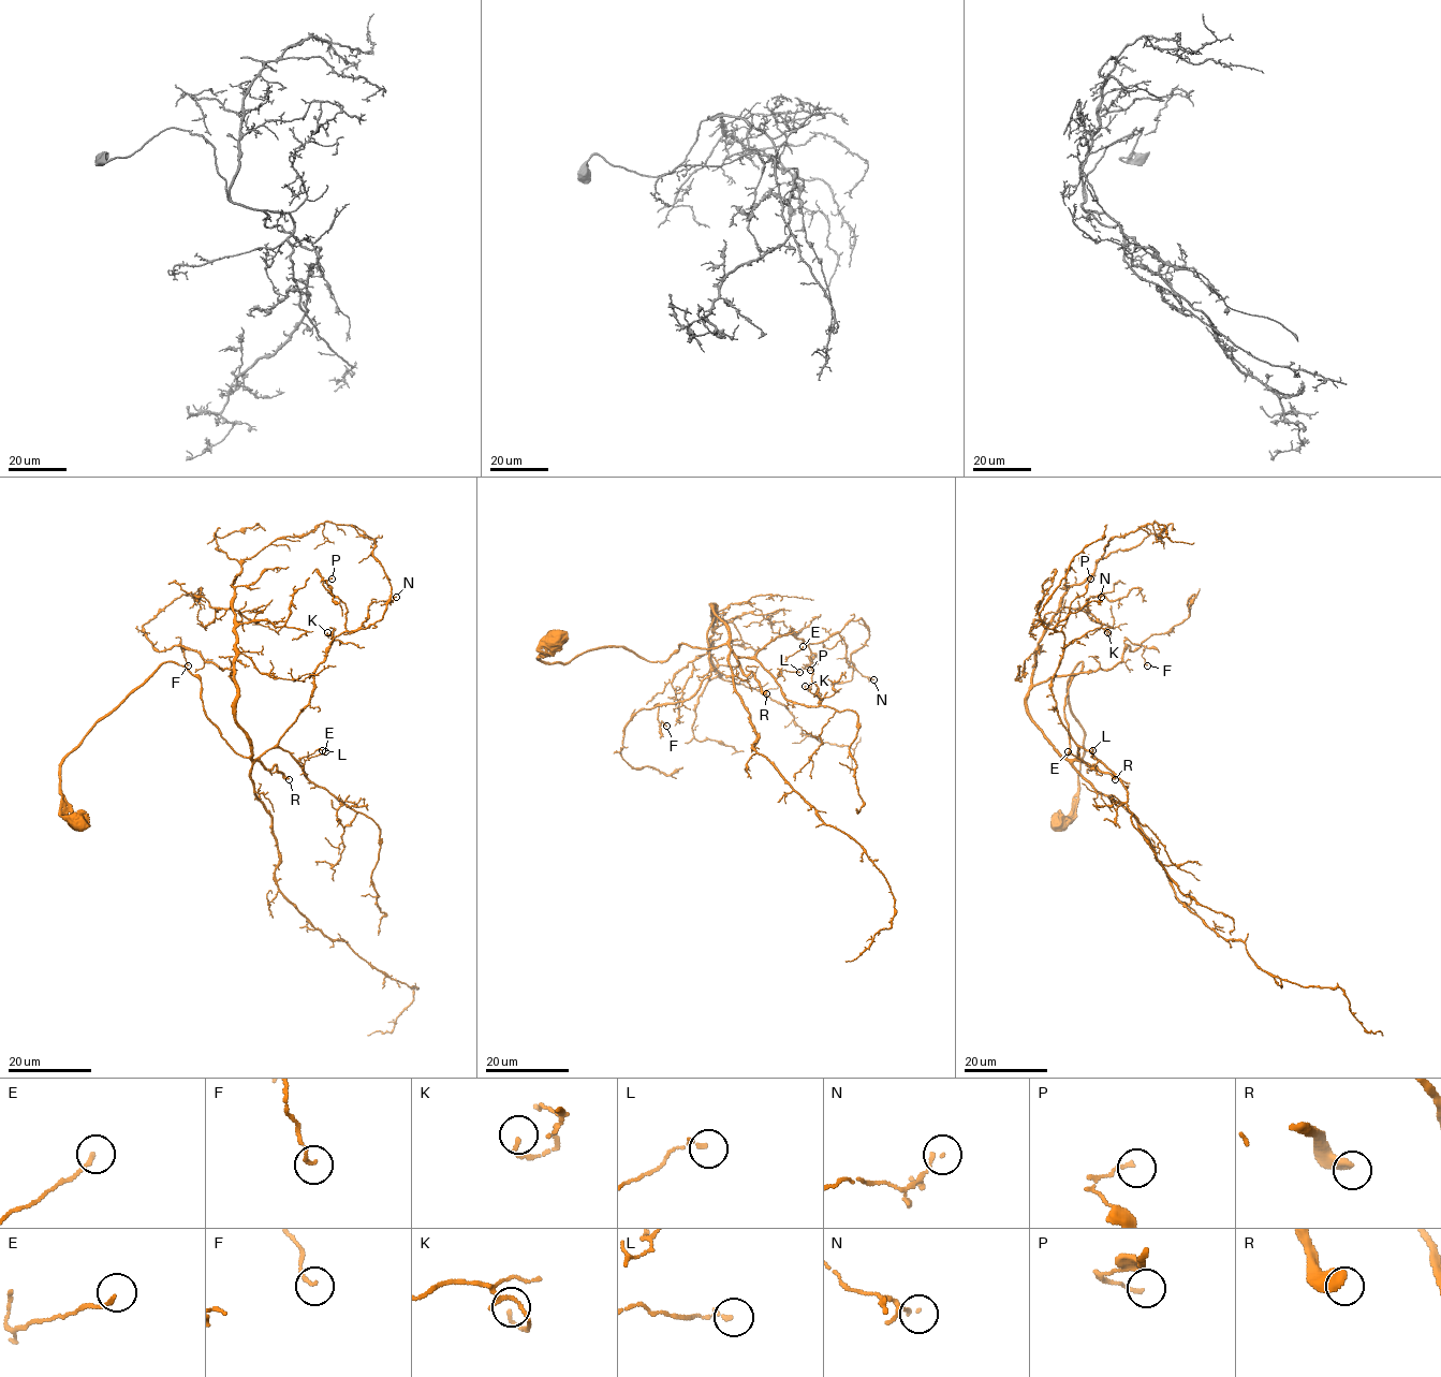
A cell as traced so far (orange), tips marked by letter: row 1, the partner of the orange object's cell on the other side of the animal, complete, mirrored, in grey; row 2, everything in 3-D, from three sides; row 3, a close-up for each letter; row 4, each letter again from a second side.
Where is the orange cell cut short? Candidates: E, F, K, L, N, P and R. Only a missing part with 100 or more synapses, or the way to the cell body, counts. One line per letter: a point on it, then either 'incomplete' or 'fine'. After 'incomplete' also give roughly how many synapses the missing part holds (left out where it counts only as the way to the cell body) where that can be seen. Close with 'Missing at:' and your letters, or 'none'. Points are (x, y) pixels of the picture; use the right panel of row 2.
E: place (1068, 751); fine
F: place (1147, 665); fine
K: place (1107, 632); fine
L: place (1092, 750); fine
N: place (1101, 597); fine
P: place (1090, 579); fine
R: place (1115, 779); incomplete; 700 synapses
Missing at: R

